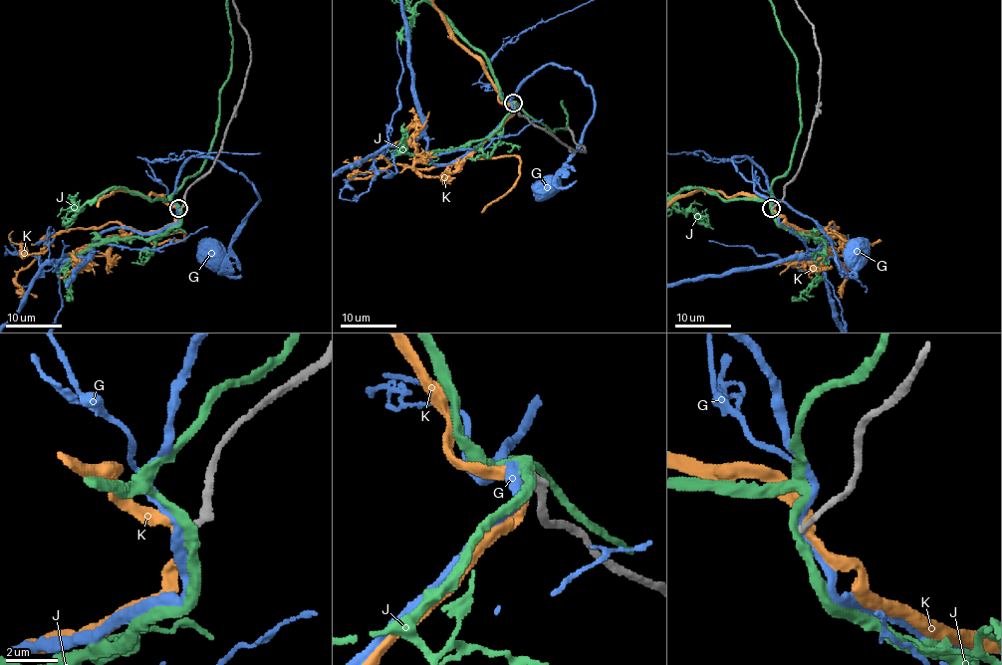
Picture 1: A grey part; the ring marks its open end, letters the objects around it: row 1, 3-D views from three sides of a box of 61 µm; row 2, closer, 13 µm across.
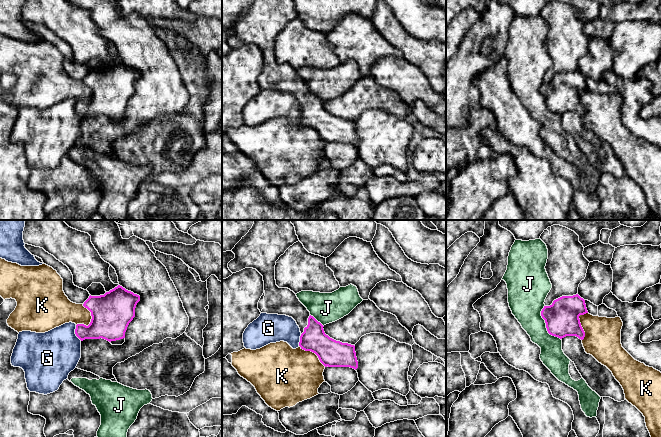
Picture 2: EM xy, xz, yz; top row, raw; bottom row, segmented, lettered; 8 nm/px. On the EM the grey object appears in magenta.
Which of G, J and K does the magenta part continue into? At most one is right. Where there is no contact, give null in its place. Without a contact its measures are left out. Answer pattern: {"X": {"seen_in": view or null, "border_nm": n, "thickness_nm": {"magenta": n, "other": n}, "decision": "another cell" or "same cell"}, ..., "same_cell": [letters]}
{"G": {"seen_in": "xy", "border_nm": 140, "thickness_nm": {"magenta": 220, "other": 380}, "decision": "another cell"}, "J": {"seen_in": "yz", "border_nm": 300, "thickness_nm": {"magenta": 280, "other": 280}, "decision": "another cell"}, "K": {"seen_in": "xy", "border_nm": 190, "thickness_nm": {"magenta": 320, "other": 220}, "decision": "another cell"}, "same_cell": []}

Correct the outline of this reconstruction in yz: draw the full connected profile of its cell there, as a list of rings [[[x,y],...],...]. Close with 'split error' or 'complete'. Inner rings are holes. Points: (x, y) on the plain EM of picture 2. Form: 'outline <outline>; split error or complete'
outline [[[578,70],[562,72],[553,77],[550,82],[544,82],[541,92],[545,96],[550,111],[560,115],[566,112],[576,112],[583,116],[585,108],[579,92],[588,89],[585,76]]]; complete

